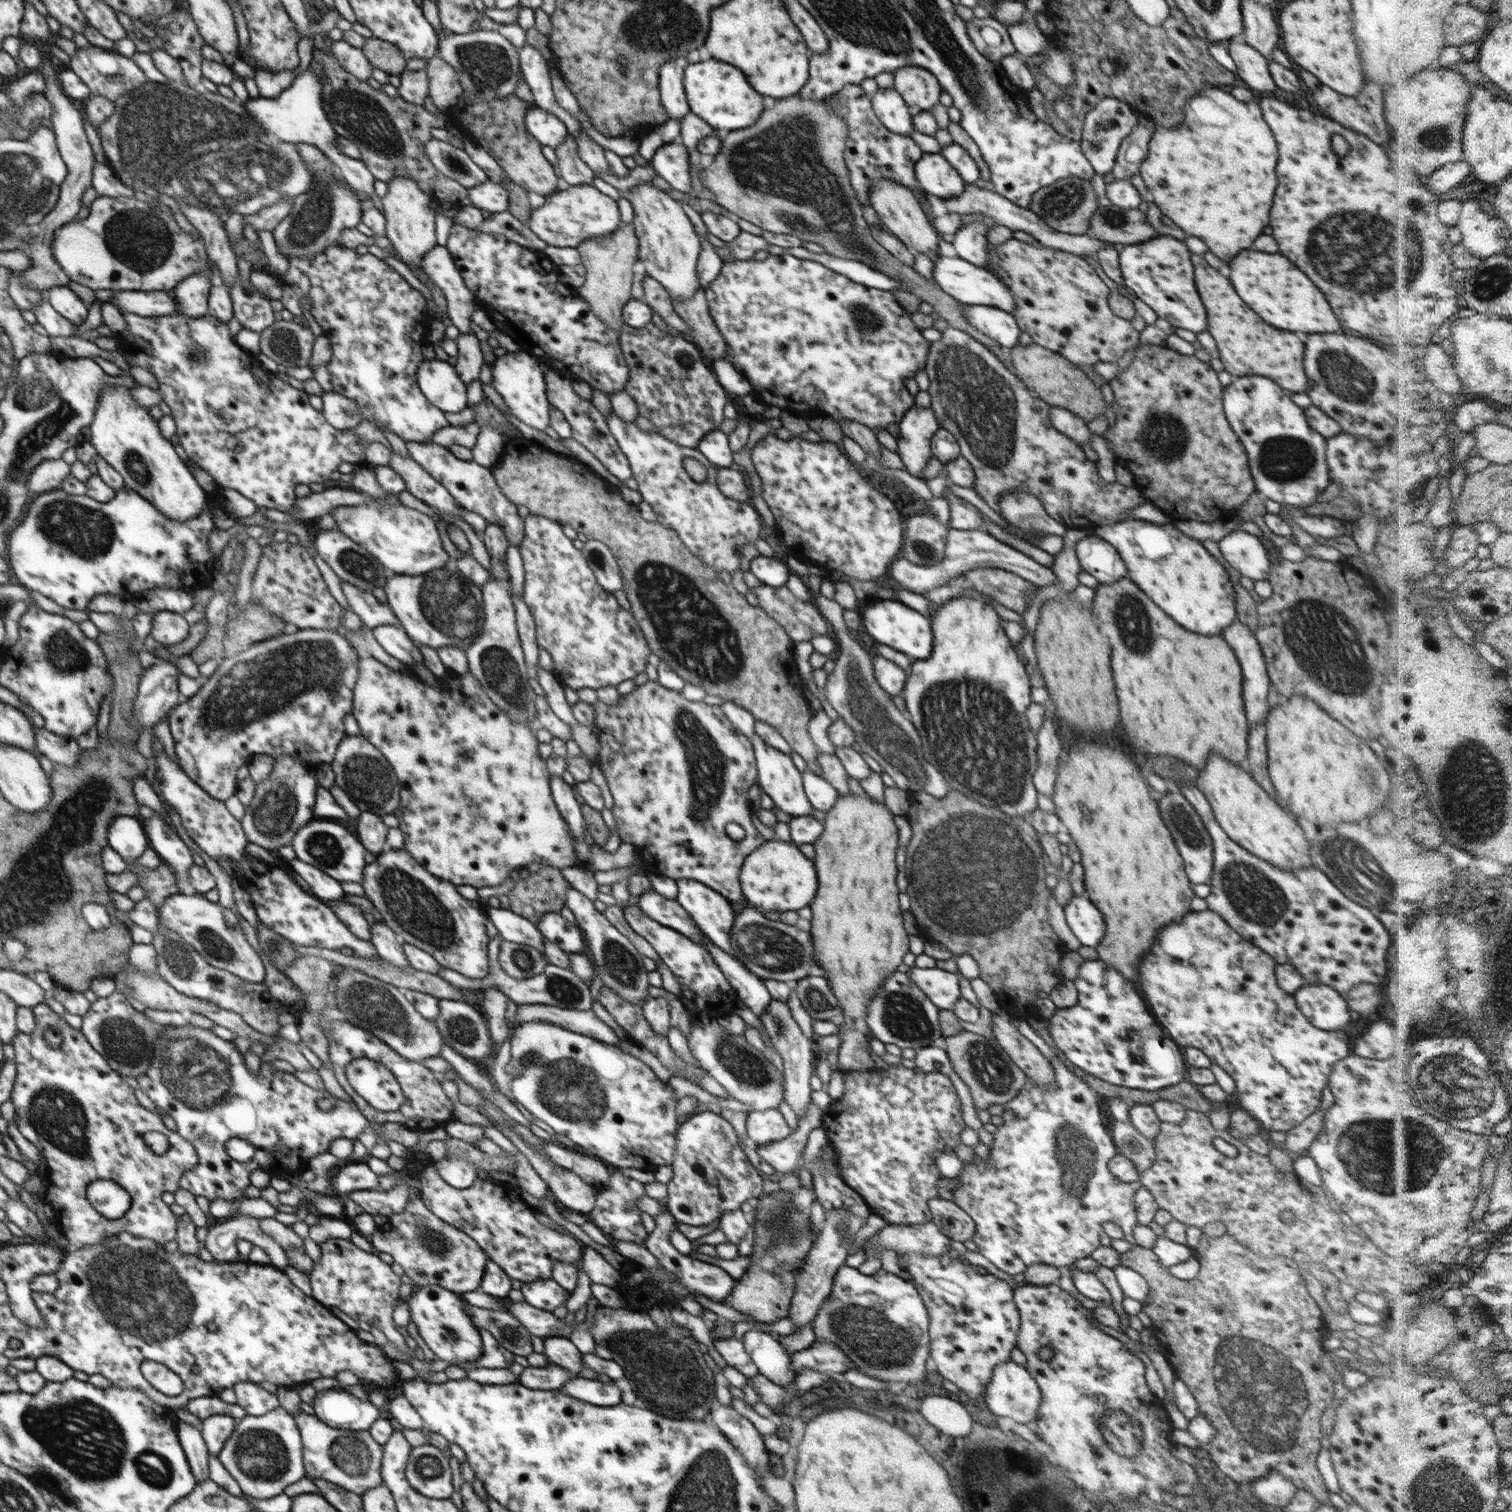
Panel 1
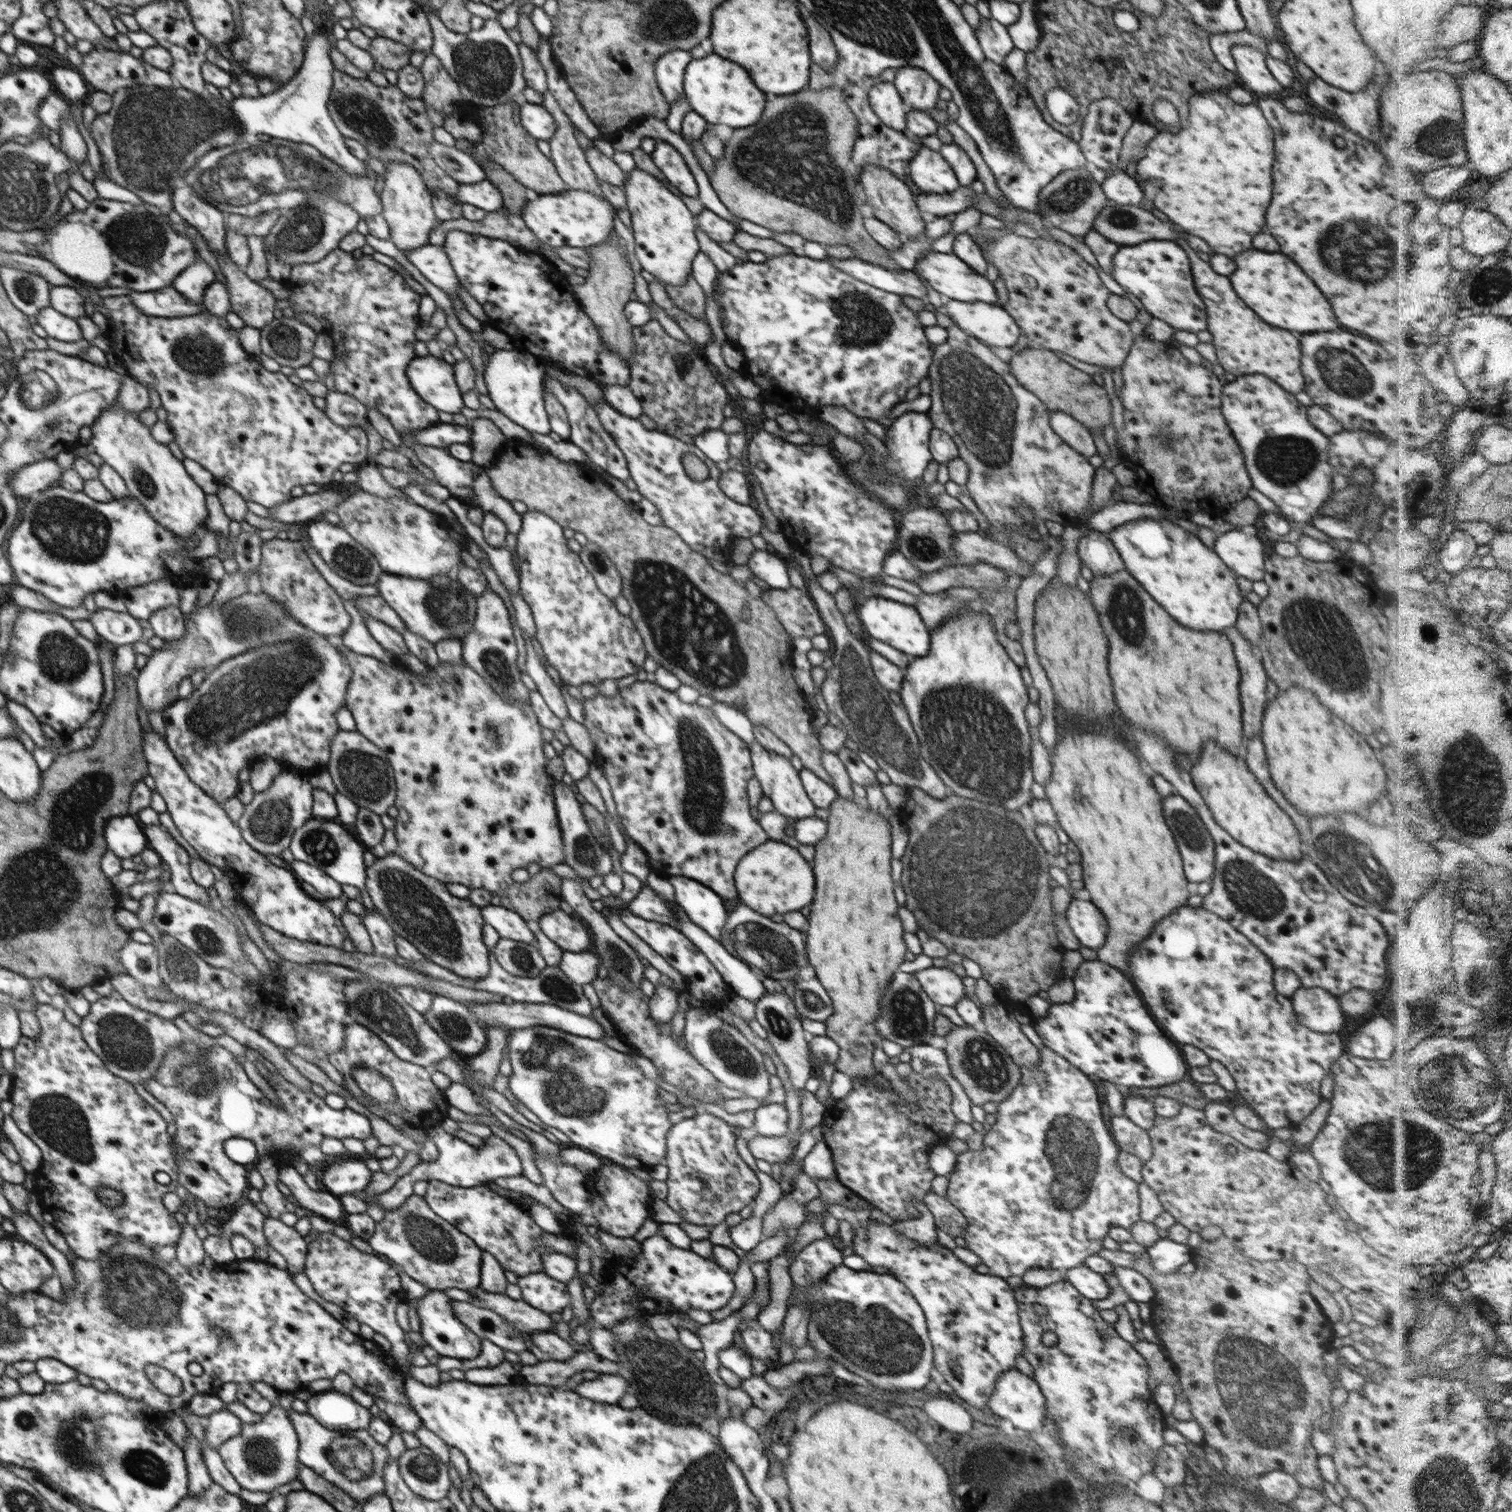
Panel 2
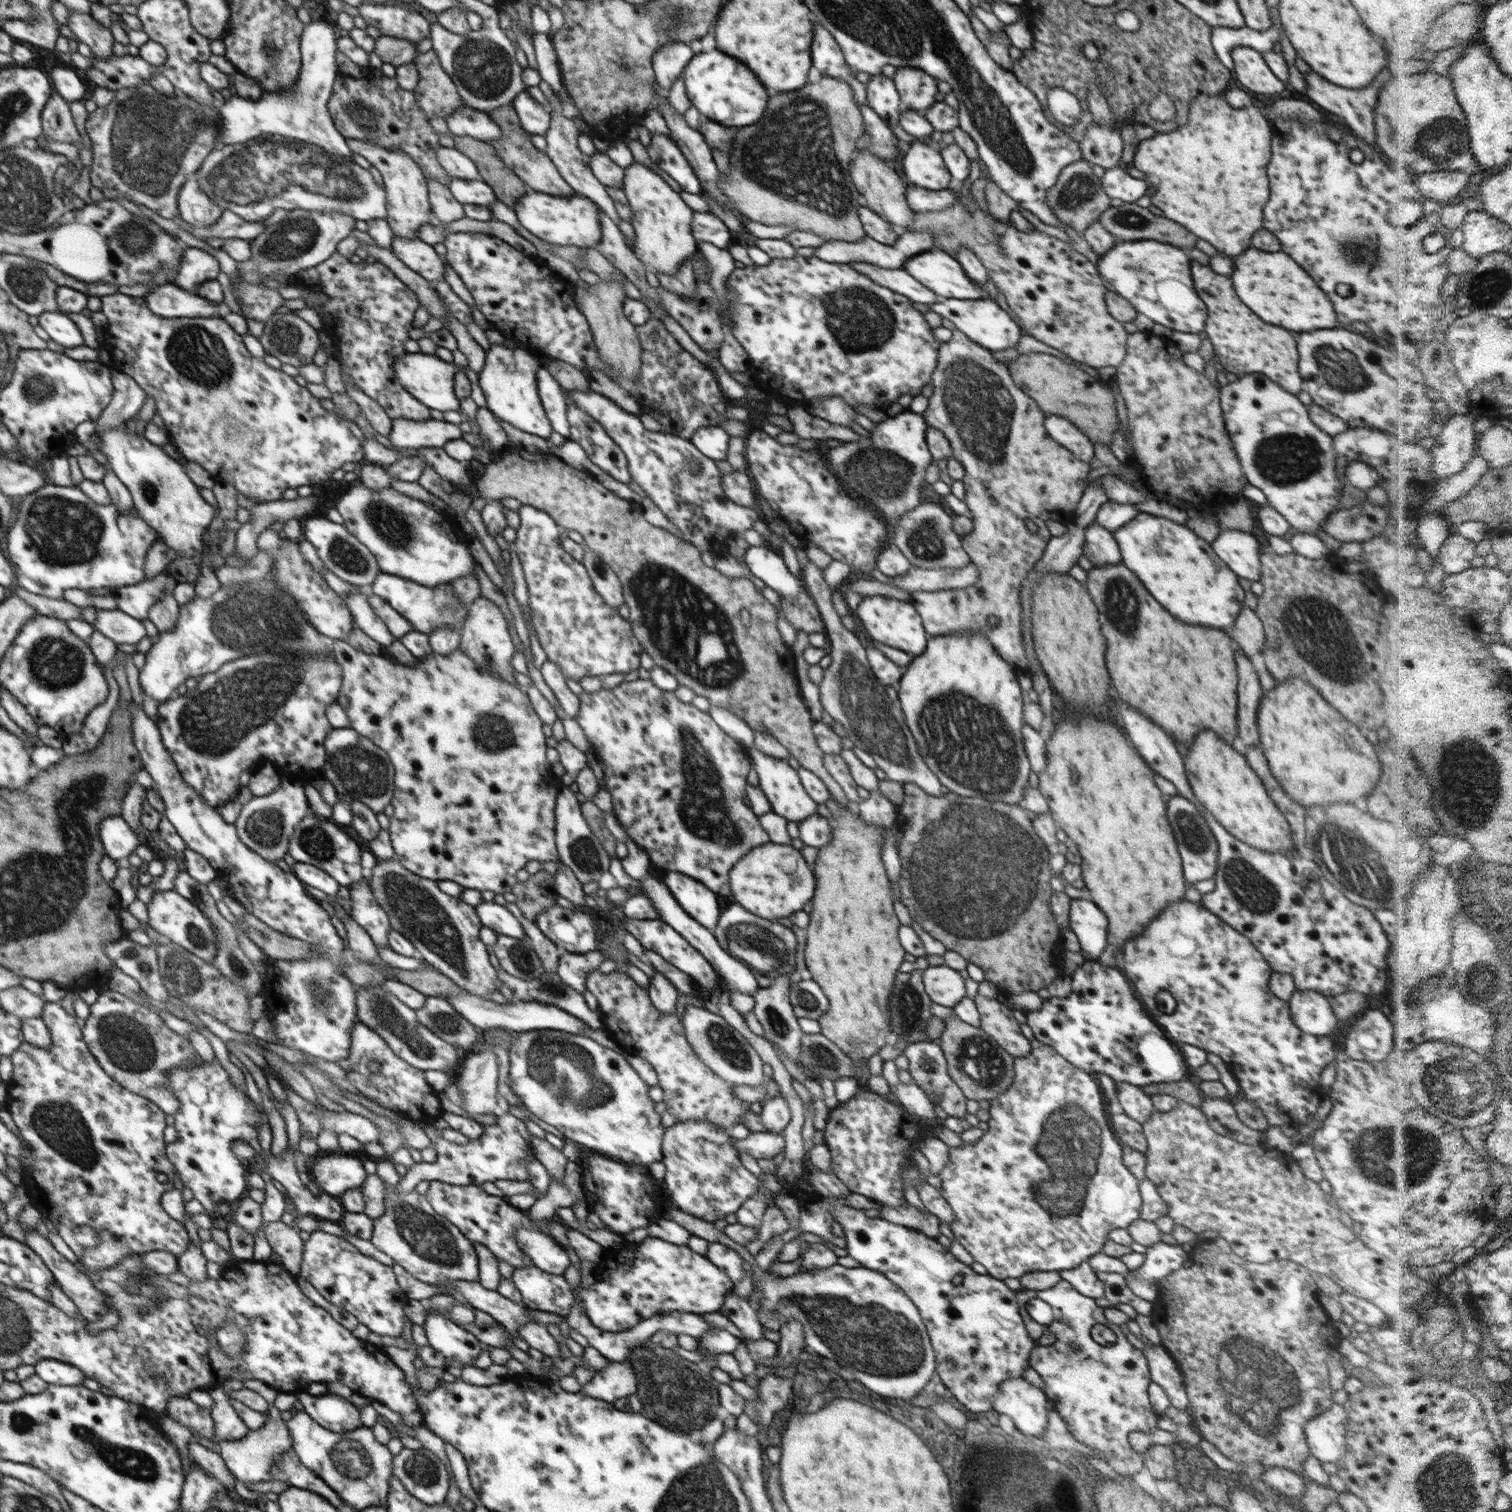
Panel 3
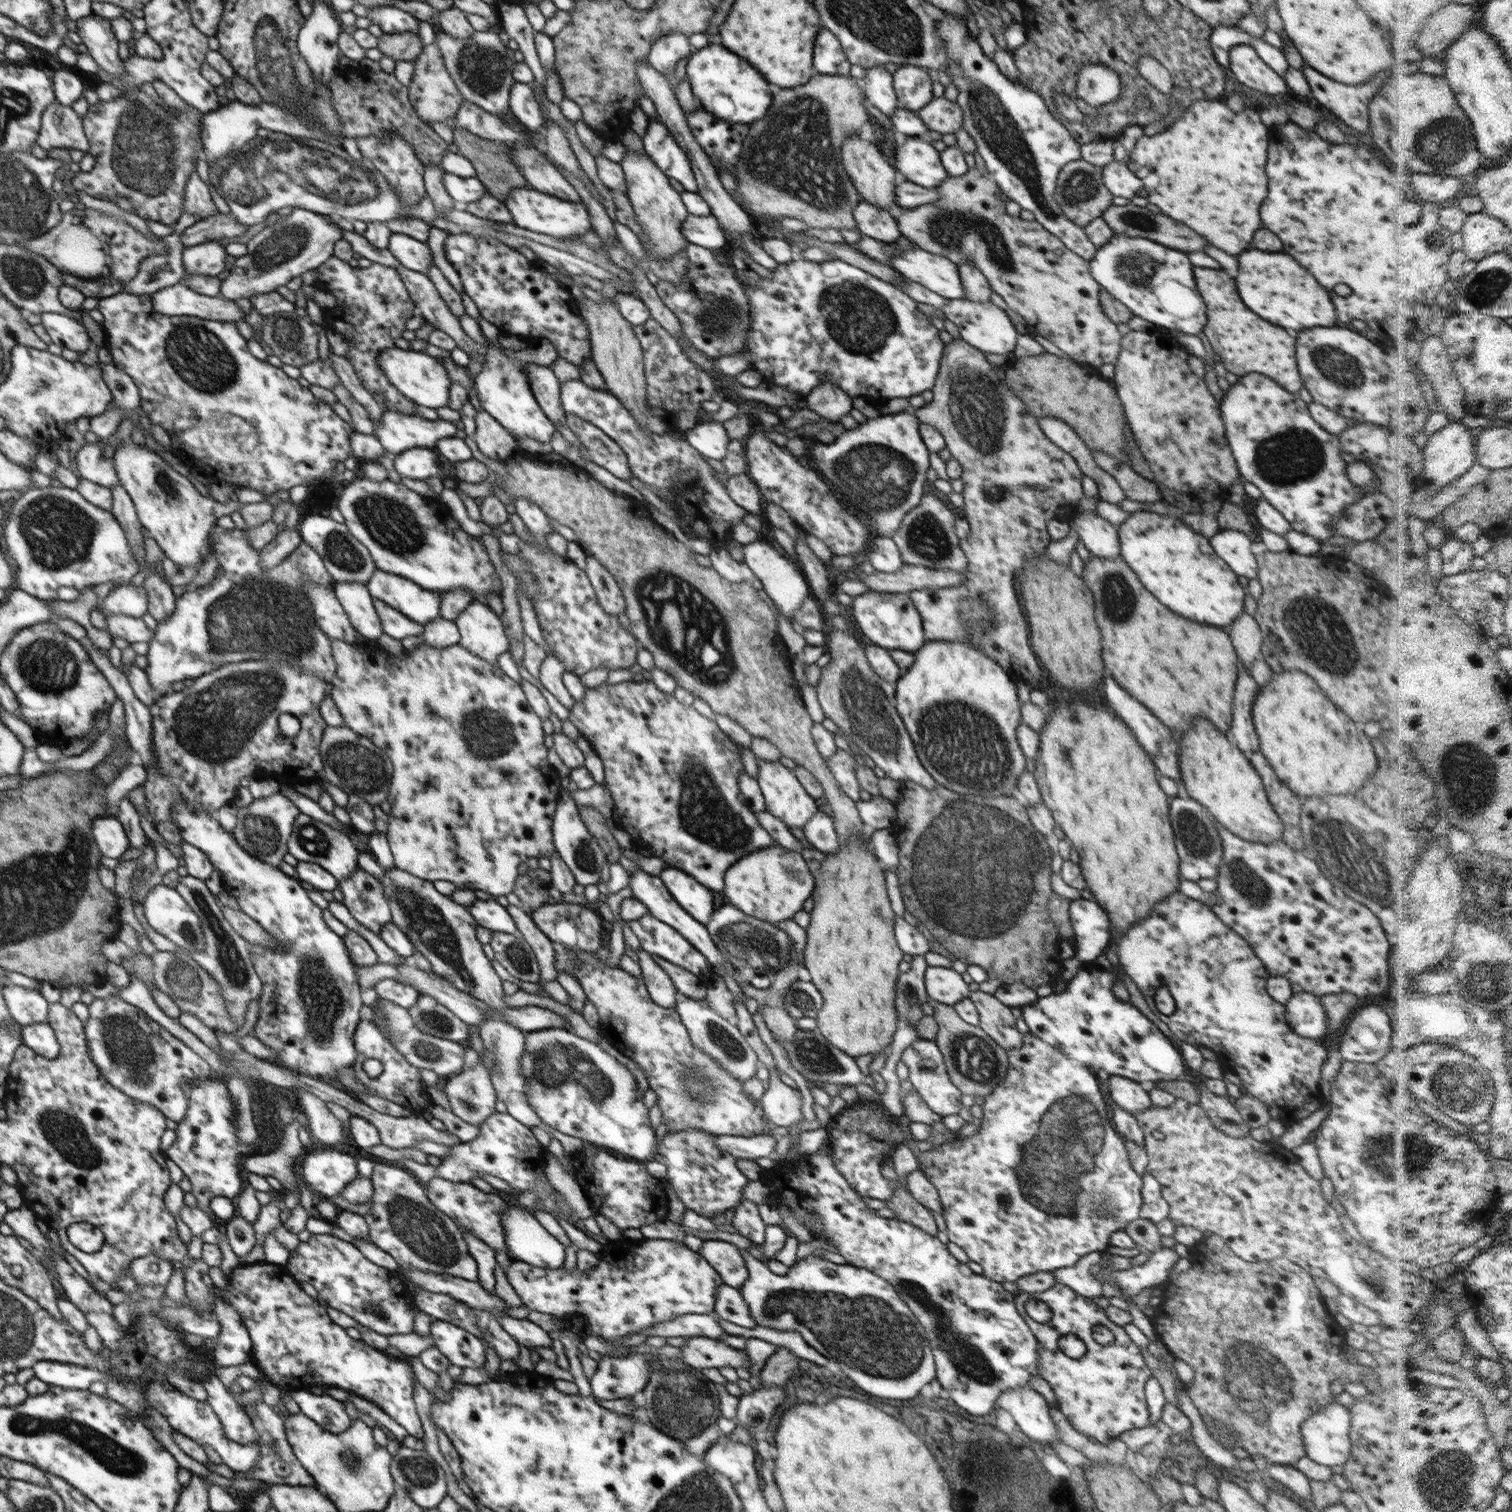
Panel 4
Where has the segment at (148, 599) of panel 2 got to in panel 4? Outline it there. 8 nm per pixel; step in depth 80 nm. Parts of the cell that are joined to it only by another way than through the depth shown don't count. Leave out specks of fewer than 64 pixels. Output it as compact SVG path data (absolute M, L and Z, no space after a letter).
M118 585L97 604L97 608L106 618L110 614L143 618L148 609L146 589L142 586Z

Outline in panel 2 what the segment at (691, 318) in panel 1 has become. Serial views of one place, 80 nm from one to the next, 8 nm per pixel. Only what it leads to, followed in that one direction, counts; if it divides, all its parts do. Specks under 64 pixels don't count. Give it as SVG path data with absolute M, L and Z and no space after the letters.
M692 275L682 286L672 286L665 283L664 286L672 302L680 310L685 310L692 316L705 316L706 298L704 297L704 289Z

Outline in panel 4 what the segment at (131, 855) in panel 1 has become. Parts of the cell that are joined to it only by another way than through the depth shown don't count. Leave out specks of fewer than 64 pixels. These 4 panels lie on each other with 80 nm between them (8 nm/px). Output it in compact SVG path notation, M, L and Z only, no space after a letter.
M101 817L93 822L92 832L103 856L120 859L131 847L128 835L116 817Z

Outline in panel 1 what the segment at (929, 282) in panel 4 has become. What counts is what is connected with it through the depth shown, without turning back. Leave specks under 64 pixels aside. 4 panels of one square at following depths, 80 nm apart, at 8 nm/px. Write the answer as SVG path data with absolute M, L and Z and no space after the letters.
M939 256L932 258L933 279L947 295L954 297L963 304L993 306L1000 310L1012 313L1017 308L1015 298L1010 287L1003 283L997 274L989 268L980 268L960 257Z

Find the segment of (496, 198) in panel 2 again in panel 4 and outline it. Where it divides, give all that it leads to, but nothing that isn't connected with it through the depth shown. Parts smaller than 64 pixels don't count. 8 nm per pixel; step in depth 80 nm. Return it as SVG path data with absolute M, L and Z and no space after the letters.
M445 173L442 177L444 188L452 200L461 207L480 201L487 193L487 188L477 177L464 178L456 174Z

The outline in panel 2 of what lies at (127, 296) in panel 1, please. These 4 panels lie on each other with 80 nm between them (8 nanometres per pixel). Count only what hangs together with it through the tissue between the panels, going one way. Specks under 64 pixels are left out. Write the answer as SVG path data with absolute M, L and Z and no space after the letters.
M166 286L157 291L138 292L131 290L129 293L134 306L137 306L144 314L162 318L174 318L192 316L207 311L201 304L190 302L182 296L173 286Z

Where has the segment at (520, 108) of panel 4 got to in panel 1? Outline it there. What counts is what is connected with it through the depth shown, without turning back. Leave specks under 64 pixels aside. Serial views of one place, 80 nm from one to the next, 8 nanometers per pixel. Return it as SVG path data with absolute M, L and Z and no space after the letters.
M533 106L524 117L526 129L541 145L556 149L568 137L566 126L554 115Z

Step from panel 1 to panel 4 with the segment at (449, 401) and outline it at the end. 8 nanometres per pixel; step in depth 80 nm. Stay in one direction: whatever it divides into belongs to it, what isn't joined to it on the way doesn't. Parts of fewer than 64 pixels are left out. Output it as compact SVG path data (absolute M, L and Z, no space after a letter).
M397 347L383 350L377 359L390 382L411 401L433 409L442 408L449 403L449 390L452 382L444 363L439 359L422 351L404 350Z

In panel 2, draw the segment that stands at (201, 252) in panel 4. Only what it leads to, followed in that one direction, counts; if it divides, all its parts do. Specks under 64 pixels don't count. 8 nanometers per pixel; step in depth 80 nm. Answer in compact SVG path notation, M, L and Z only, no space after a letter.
M199 256L173 282L173 287L190 302L203 303L203 296L207 286L216 281L216 274L212 268Z

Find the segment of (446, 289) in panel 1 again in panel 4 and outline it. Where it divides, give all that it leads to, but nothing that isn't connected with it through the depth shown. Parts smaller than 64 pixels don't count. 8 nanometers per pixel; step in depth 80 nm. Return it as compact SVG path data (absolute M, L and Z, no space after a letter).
M392 233L387 248L402 266L427 274L433 264L433 254L425 242L410 238L407 234Z

